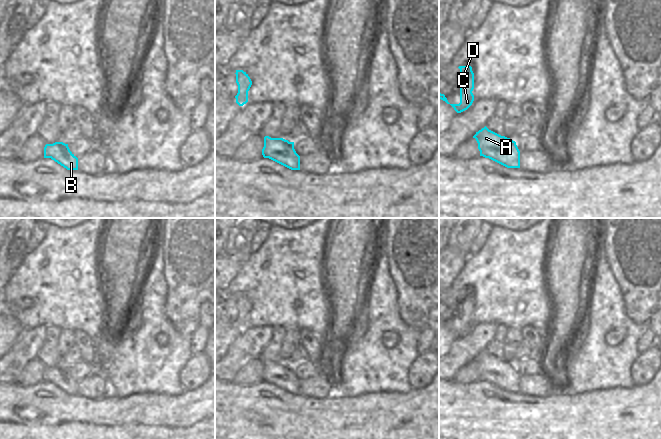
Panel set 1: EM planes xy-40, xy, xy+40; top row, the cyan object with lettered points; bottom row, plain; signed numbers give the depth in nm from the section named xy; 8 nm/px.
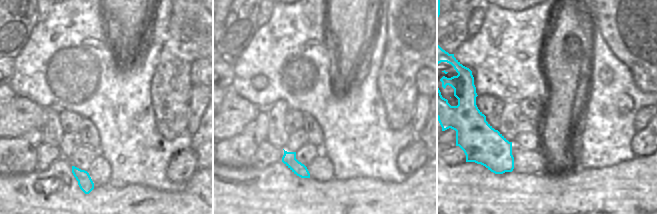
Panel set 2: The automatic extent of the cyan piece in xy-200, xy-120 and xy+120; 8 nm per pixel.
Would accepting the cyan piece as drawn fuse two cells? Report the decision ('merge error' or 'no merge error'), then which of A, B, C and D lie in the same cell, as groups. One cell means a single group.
no merge error; groups A B C D

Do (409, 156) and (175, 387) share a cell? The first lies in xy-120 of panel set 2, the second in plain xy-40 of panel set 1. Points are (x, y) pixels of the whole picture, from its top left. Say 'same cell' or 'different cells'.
different cells

